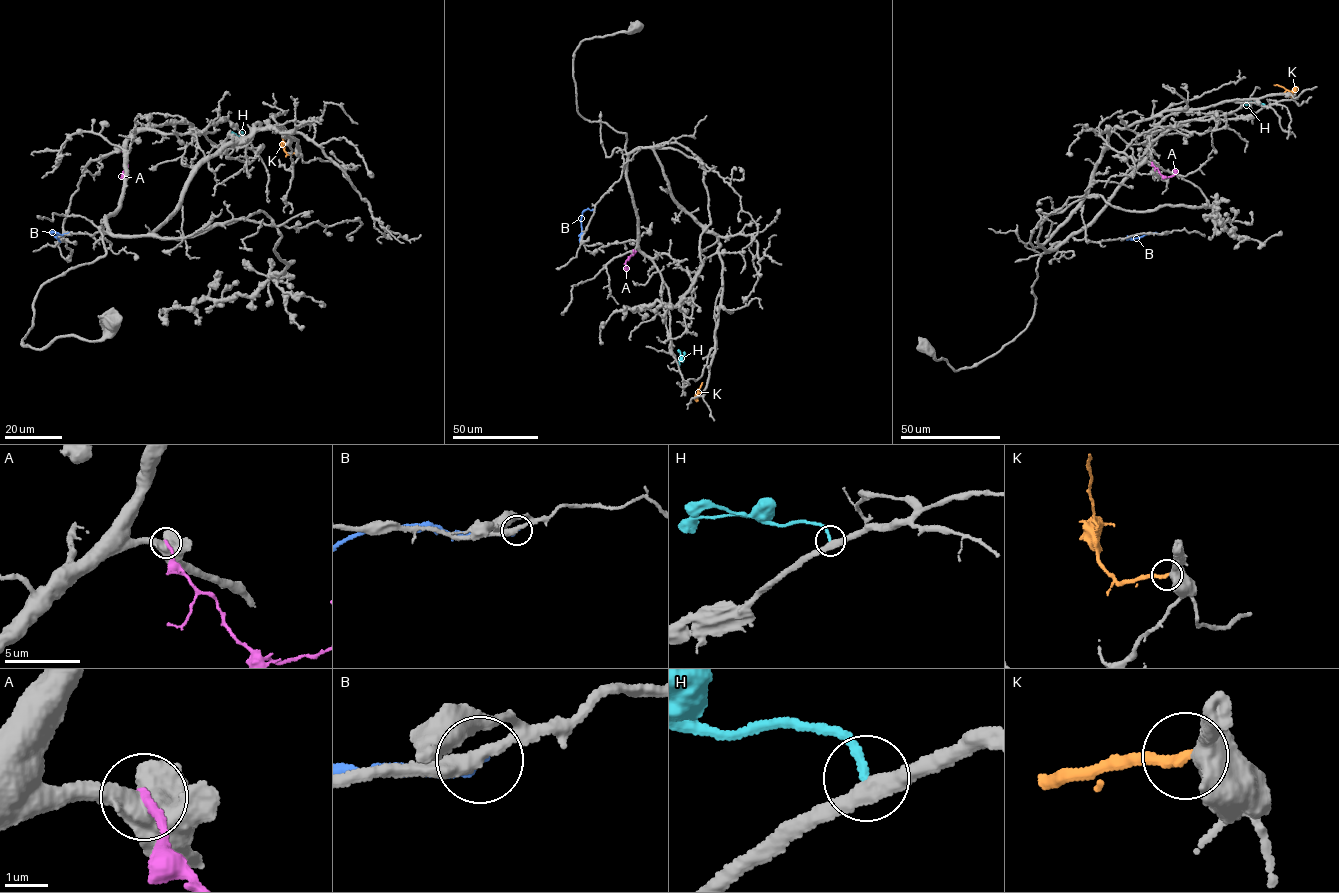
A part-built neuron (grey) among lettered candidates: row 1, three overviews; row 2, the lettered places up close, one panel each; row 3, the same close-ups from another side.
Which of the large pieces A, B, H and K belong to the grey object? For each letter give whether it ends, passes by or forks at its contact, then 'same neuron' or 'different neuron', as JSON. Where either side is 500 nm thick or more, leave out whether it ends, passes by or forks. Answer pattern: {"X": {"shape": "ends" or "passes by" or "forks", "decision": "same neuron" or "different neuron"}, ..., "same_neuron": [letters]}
{"A": {"decision": "different neuron"}, "B": {"shape": "ends", "decision": "different neuron"}, "H": {"shape": "ends", "decision": "different neuron"}, "K": {"decision": "same neuron"}, "same_neuron": ["K"]}

